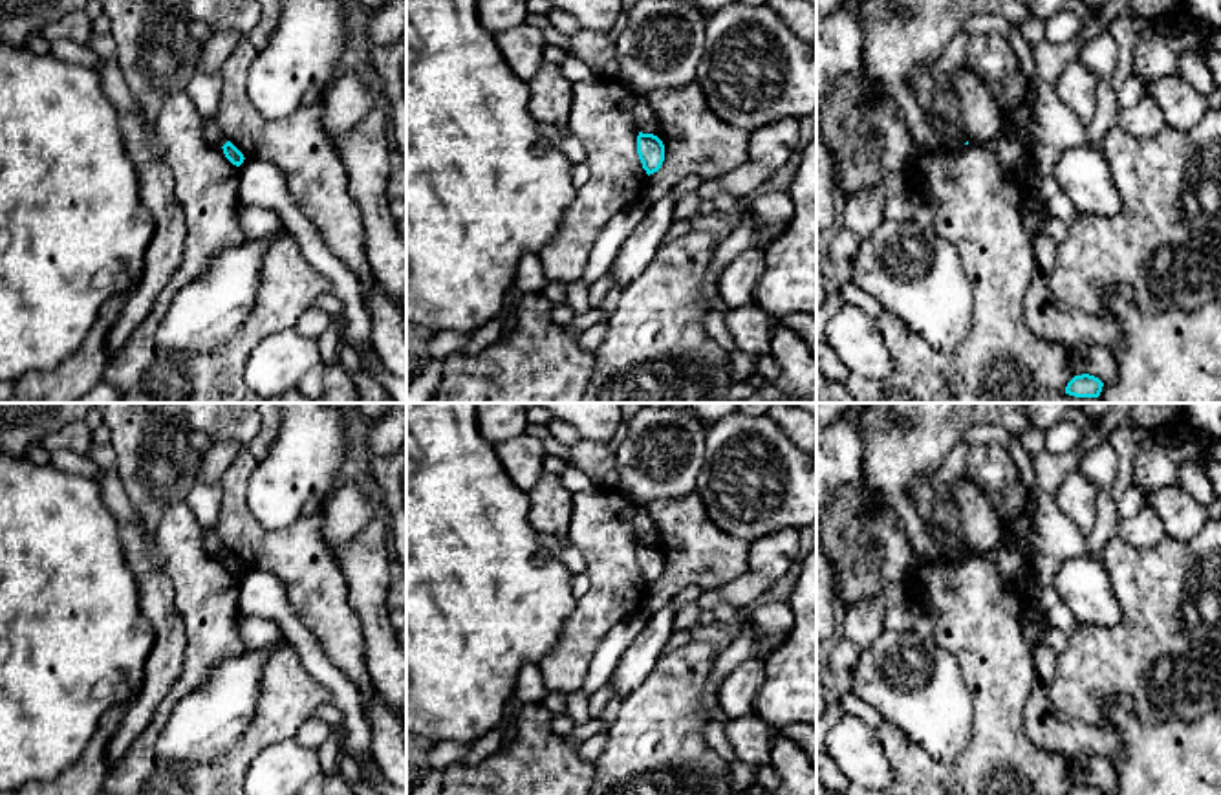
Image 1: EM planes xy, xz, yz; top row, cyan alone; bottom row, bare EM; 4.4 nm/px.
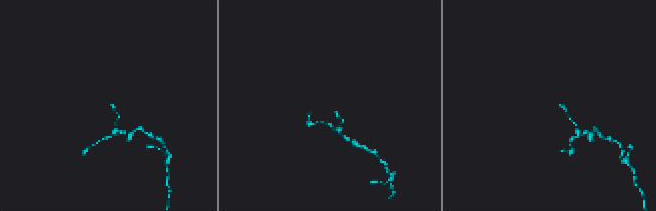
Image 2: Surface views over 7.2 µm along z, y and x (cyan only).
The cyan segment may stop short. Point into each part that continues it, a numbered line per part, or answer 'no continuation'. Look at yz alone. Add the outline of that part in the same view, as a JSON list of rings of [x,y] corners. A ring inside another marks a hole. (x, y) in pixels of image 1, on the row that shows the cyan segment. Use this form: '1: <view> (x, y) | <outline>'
no continuation

